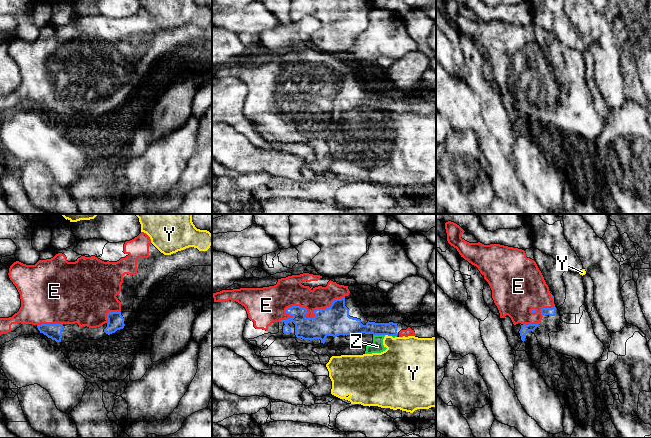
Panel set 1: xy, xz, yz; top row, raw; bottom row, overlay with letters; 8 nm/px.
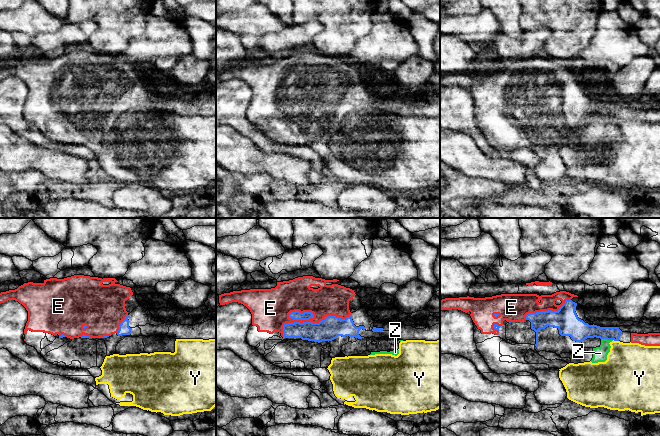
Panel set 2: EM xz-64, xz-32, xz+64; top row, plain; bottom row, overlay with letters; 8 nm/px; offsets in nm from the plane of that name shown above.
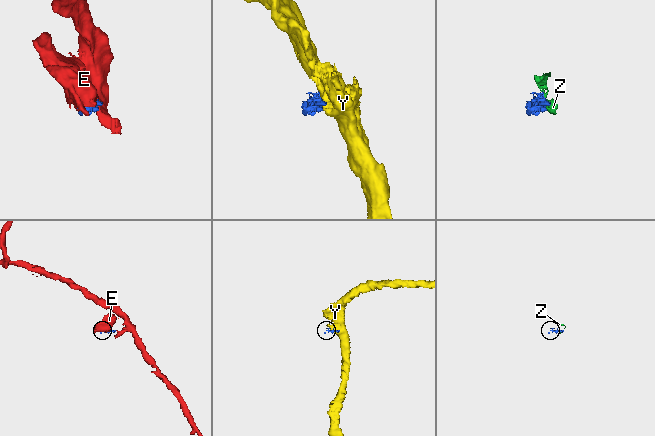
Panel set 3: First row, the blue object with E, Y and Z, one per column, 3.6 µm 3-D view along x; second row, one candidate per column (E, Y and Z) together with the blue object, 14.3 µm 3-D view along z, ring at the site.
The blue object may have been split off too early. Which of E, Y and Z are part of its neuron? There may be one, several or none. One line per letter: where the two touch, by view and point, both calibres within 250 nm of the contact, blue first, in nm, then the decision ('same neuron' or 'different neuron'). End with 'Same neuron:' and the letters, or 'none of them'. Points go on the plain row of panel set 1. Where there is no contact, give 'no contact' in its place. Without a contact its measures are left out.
E: xz (304, 92) | 240/240 nm | same neuron
Y: xz (388, 111) | 110/380 nm | different neuron
Z: xz (379, 110) | 140/100 nm | different neuron
Same neuron: E

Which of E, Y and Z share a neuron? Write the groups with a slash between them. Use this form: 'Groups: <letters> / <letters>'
Groups: E / Y Z

